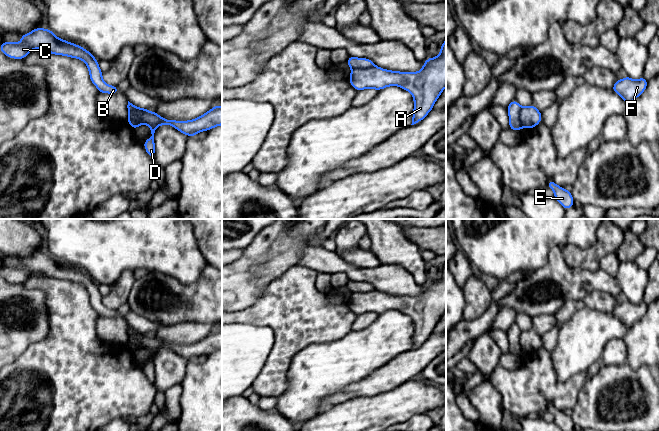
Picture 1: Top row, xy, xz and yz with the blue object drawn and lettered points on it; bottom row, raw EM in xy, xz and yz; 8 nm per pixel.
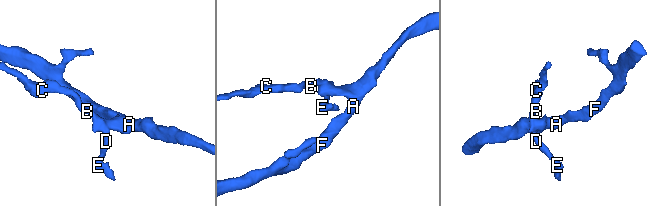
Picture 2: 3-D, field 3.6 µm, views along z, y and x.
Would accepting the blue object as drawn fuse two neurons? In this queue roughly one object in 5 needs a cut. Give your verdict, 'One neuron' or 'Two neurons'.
Two neurons

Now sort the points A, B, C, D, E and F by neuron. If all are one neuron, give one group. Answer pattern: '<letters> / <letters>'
A F / B C D E

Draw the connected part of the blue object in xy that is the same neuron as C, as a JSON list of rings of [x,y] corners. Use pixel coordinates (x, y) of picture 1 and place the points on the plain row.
[[[35,252],[21,259],[21,267],[1,266],[0,275],[8,282],[24,283],[31,274],[40,273],[50,278],[68,280],[83,284],[89,294],[91,306],[99,317],[115,318],[120,316],[117,310],[107,309],[102,302],[97,283],[85,272],[58,262],[50,253]]]

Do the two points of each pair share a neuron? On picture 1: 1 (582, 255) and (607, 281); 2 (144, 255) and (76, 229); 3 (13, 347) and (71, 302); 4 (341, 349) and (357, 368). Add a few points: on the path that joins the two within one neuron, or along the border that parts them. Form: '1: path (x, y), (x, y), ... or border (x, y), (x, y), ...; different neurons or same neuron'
1: border (573, 267), (589, 270), (599, 269); different neurons
2: path (127, 238), (118, 229), (93, 229); same neuron
3: border (45, 297), (49, 332), (37, 341); different neurons
4: path (343, 354), (352, 363); same neuron

